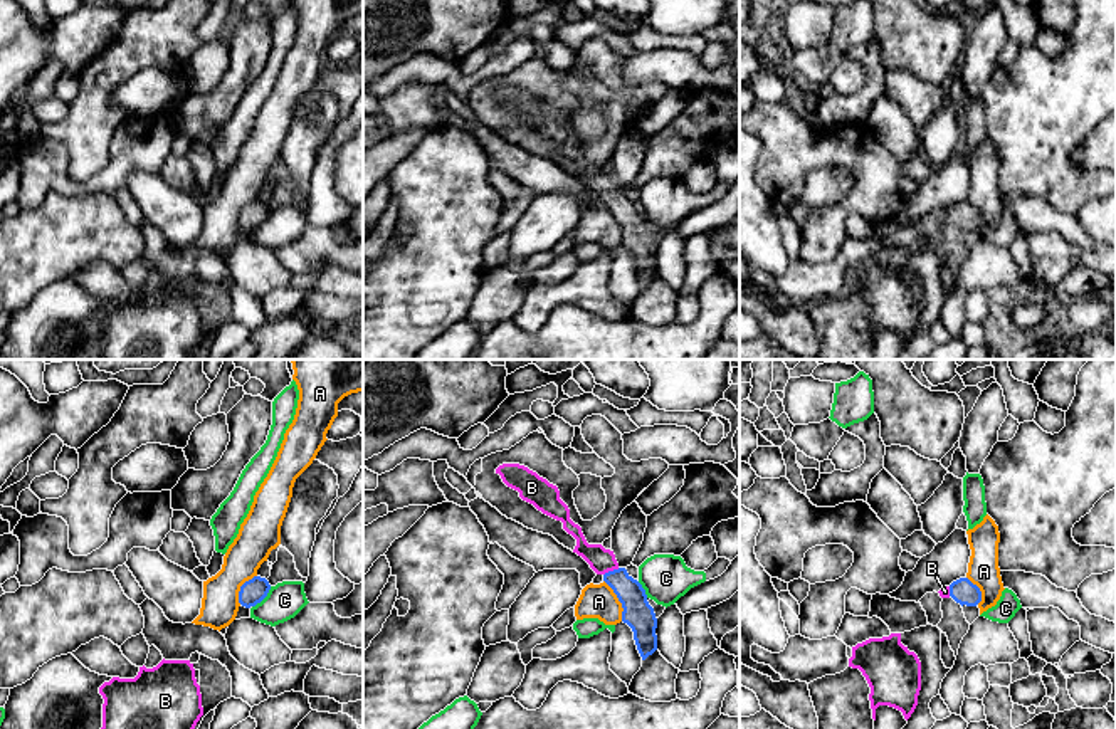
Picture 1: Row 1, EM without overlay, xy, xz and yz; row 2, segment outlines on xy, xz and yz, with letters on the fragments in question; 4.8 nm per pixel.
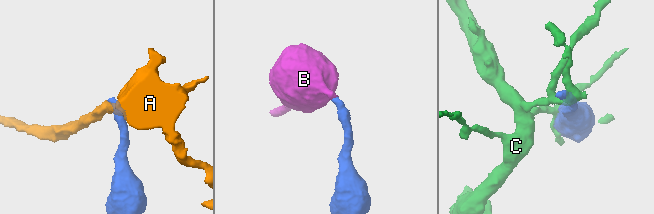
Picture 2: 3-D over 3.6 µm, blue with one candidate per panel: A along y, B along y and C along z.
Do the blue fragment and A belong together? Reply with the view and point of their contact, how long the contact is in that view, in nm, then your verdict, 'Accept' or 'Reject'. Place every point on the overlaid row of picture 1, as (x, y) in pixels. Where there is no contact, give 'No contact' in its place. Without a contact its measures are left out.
Touches blue at xz (619, 600). Shared border 220 nm. Reject

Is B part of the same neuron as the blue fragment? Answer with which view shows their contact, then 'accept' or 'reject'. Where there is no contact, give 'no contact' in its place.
contact in xz; accept

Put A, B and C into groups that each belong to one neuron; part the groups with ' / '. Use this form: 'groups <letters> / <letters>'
groups A / B / C

